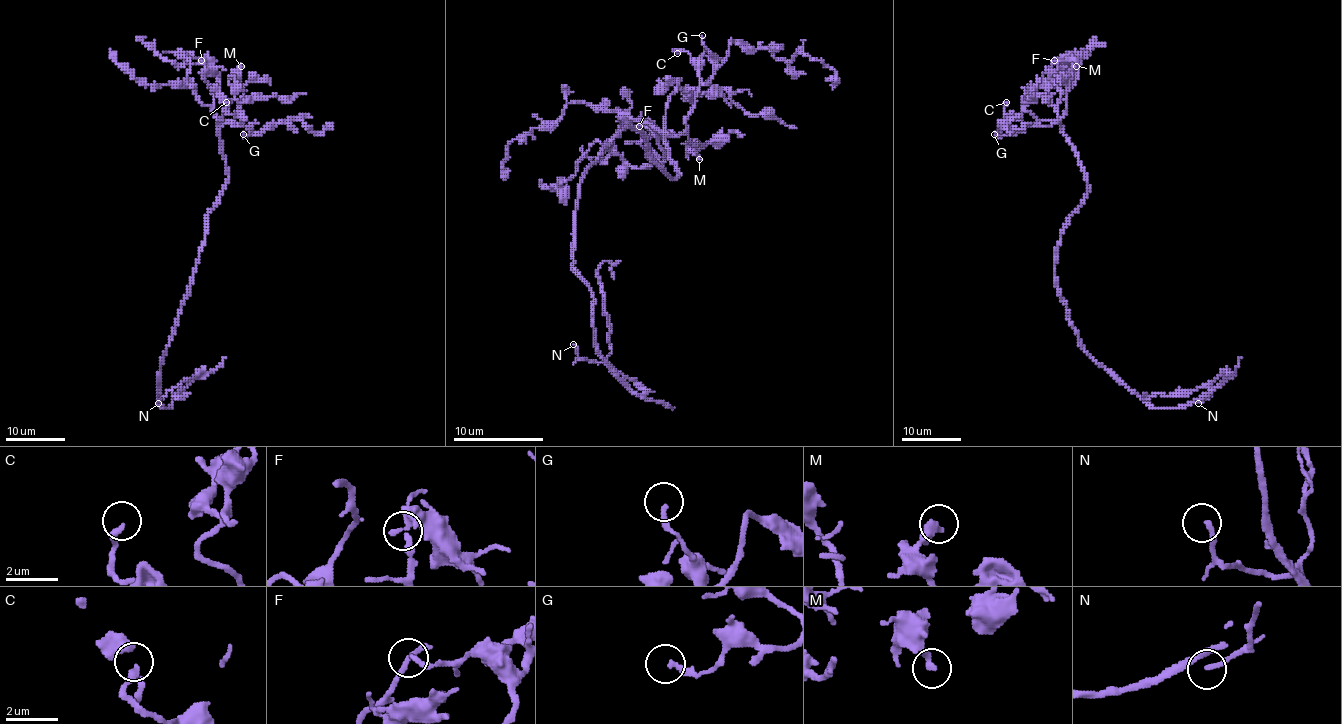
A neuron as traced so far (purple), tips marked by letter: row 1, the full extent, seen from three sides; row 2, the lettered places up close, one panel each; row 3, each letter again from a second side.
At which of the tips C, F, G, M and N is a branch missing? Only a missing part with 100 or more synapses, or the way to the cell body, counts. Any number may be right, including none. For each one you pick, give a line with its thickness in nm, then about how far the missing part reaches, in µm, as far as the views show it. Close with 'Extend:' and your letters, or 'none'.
Extend: none

